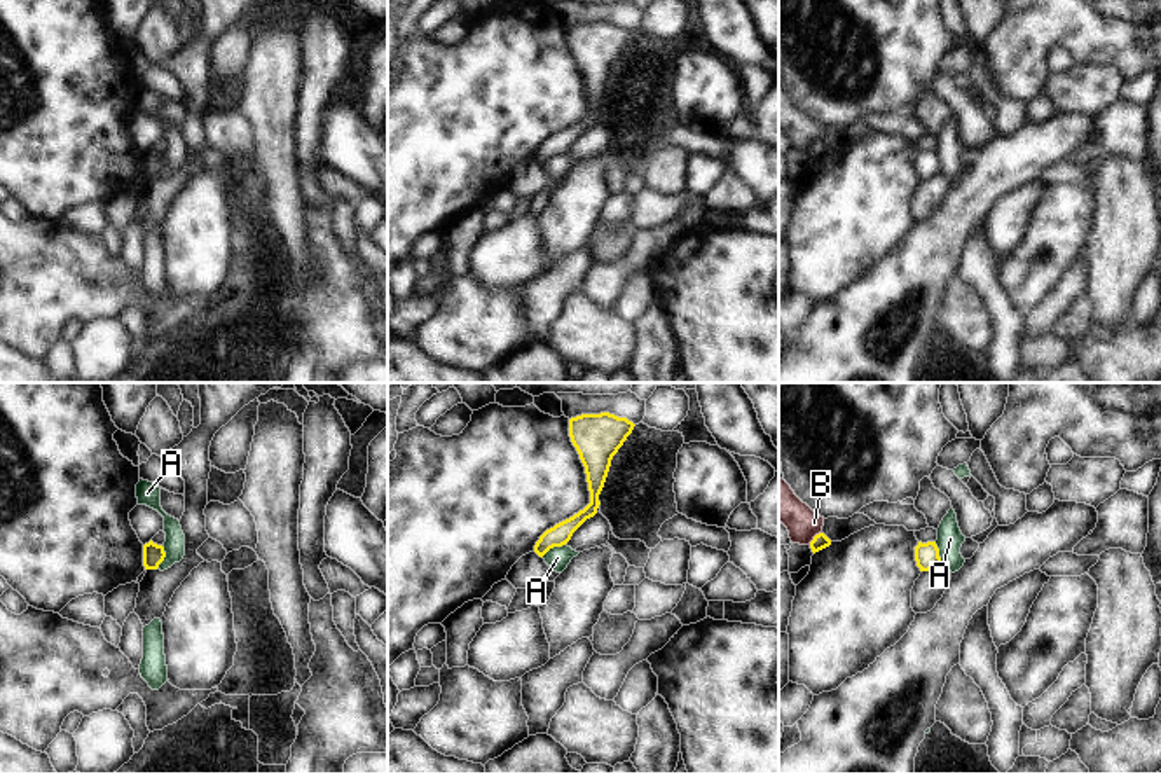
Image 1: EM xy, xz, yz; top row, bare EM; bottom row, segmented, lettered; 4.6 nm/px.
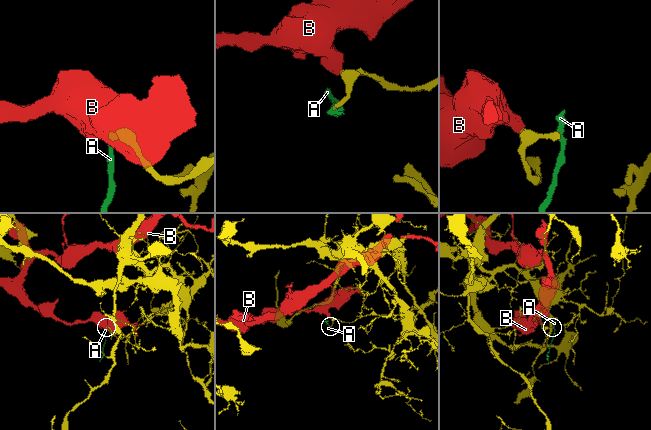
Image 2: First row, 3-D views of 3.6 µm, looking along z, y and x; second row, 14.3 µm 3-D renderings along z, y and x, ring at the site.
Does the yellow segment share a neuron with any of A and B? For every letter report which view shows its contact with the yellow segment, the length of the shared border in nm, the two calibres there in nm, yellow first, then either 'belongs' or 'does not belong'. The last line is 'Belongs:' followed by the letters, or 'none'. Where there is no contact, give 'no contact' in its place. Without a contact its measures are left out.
A: xy | 120 nm | 100/100 nm | does not belong
B: yz | 90 nm | 70/160 nm | does not belong
Belongs: none

